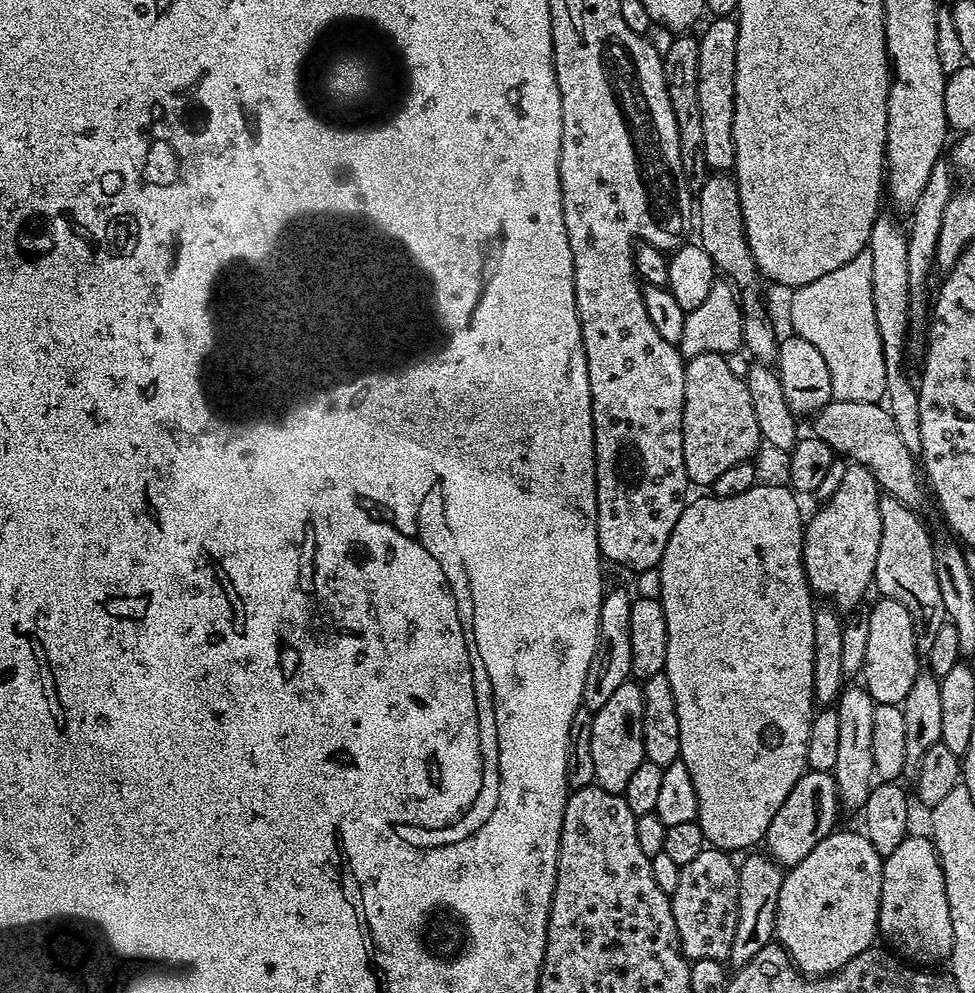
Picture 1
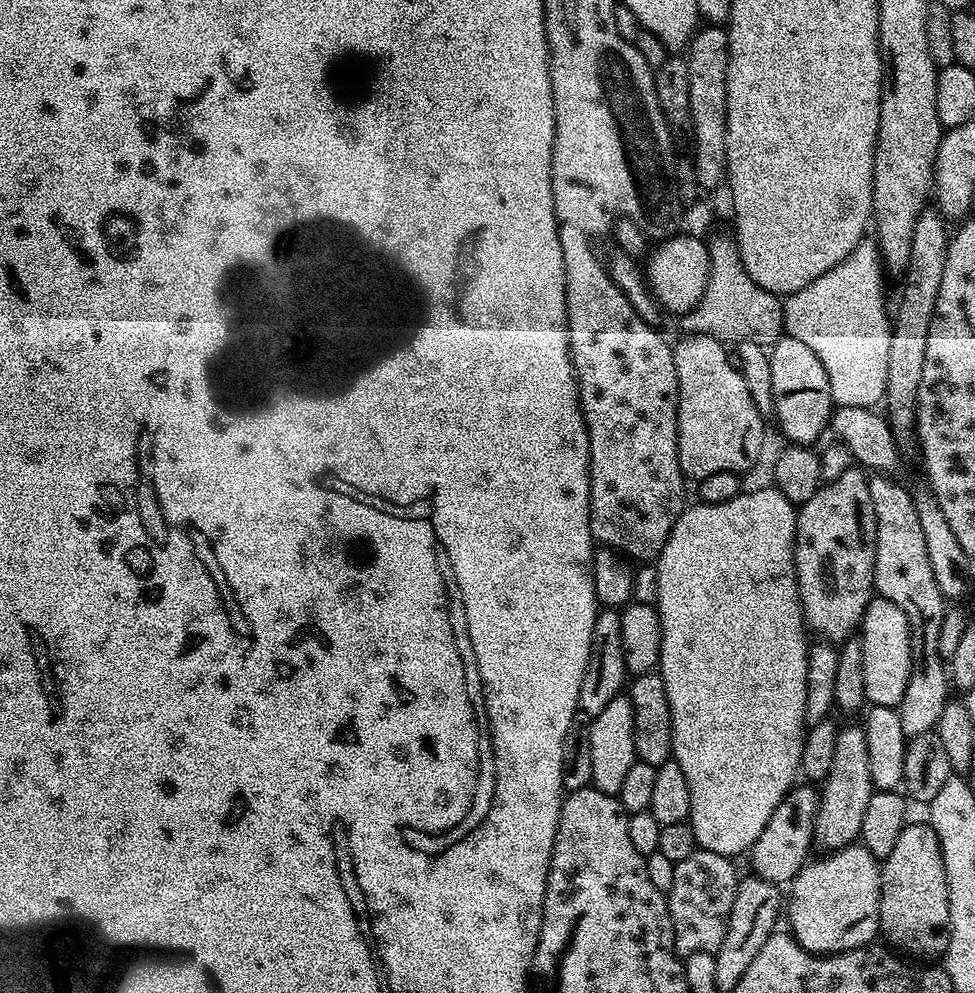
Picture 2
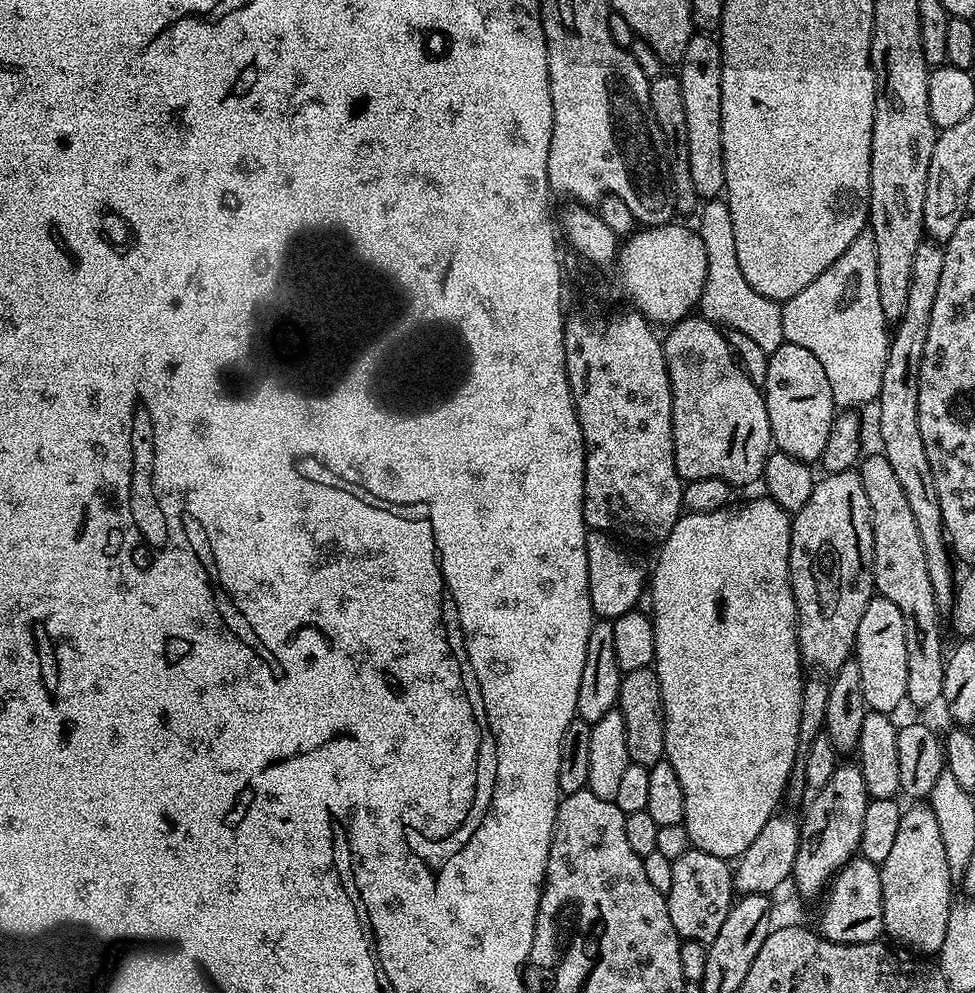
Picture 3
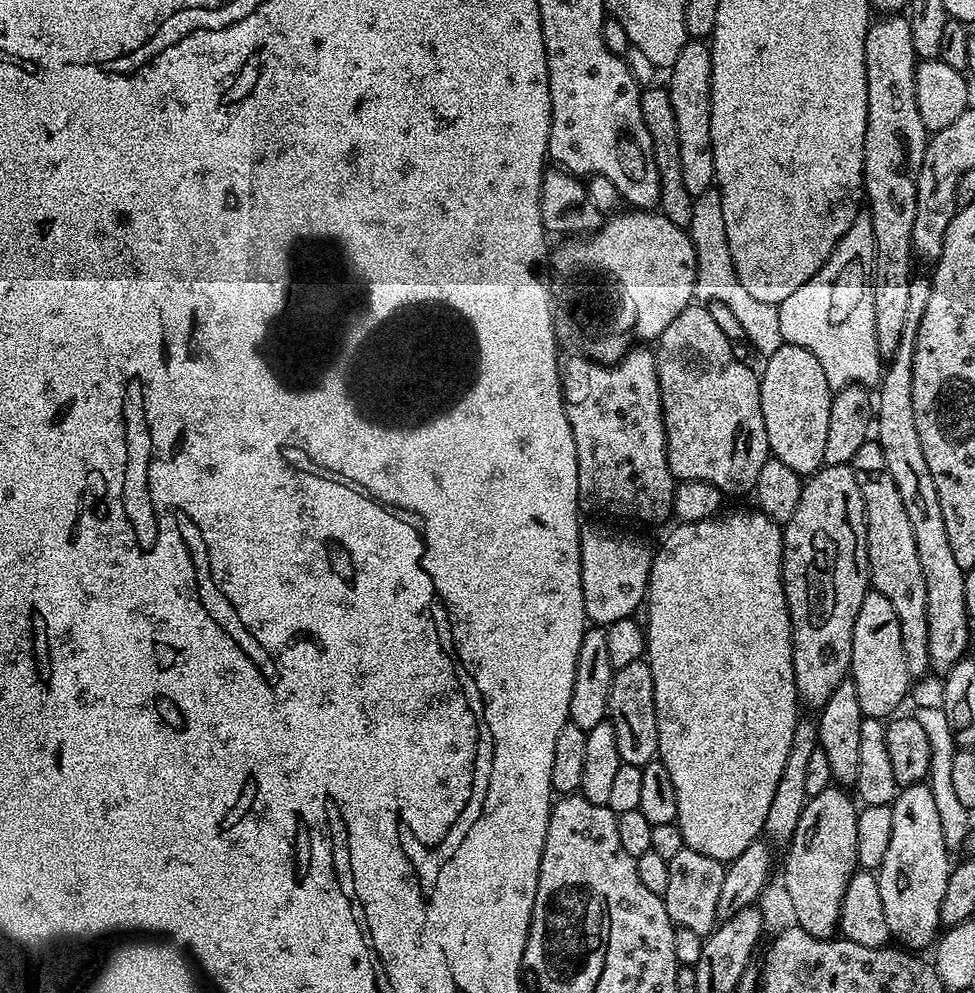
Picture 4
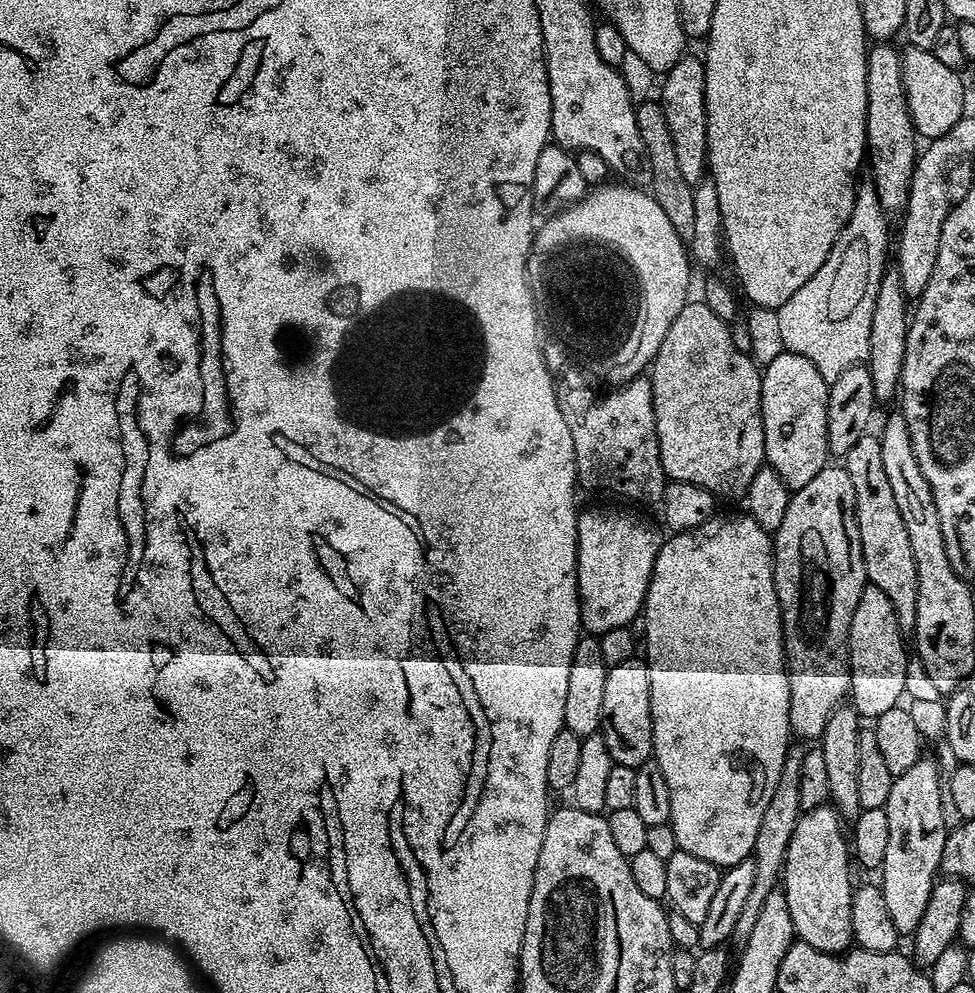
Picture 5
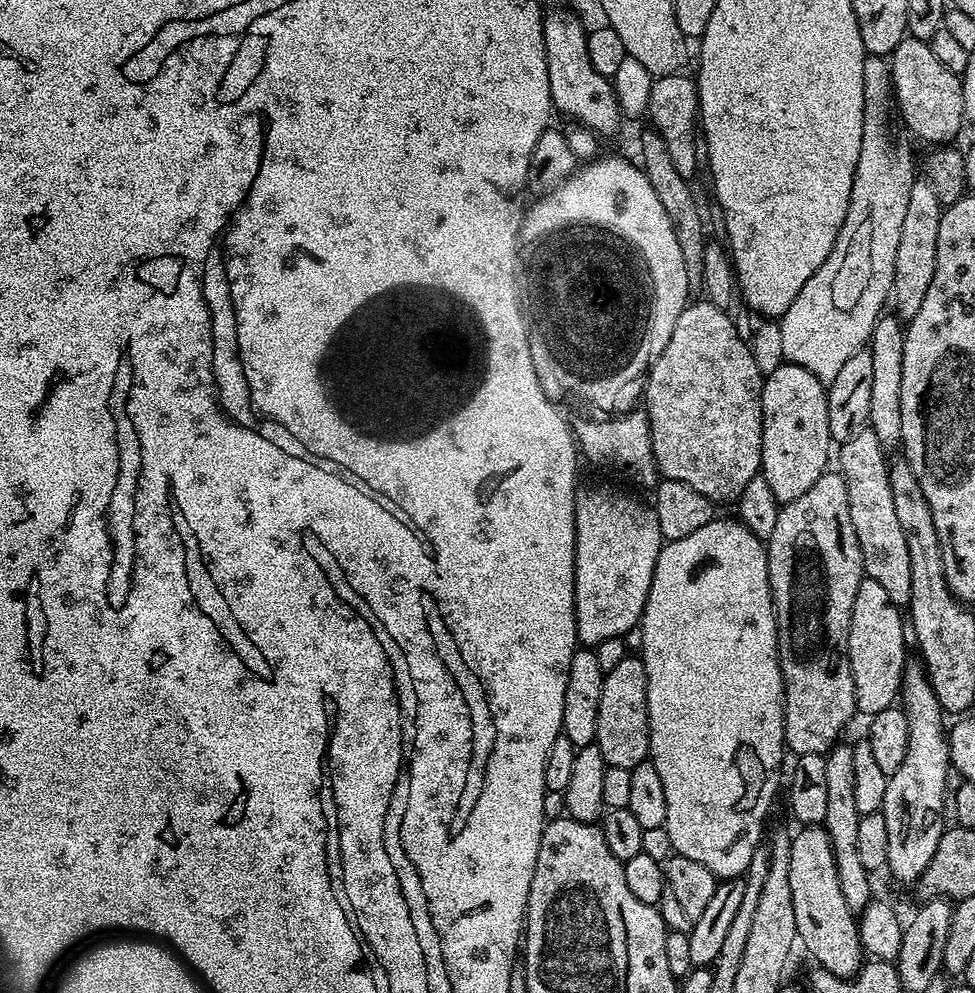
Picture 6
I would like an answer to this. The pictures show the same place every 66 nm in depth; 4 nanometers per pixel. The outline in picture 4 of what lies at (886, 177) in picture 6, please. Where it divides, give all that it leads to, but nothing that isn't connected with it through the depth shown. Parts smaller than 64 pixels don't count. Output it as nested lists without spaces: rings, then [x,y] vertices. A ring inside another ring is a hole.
[[[861,214],[856,217],[850,230],[846,230],[846,234],[837,242],[836,249],[830,254],[828,261],[820,267],[818,274],[814,274],[812,280],[798,286],[798,290],[794,290],[794,294],[790,294],[790,298],[786,298],[778,306],[784,343],[802,346],[813,352],[818,362],[822,362],[822,370],[826,370],[828,383],[836,390],[848,384],[876,386],[880,382],[882,357],[874,326],[874,290],[866,279],[866,270],[871,269],[875,262],[876,243],[872,217]]]

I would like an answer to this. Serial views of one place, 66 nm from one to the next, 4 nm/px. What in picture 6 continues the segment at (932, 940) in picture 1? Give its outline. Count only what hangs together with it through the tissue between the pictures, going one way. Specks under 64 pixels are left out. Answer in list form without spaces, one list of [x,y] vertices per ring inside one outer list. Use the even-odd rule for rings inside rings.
[[[909,663],[905,667],[899,699],[910,726],[910,742],[906,742],[902,766],[888,777],[882,811],[886,818],[886,834],[890,838],[887,871],[892,871],[894,879],[911,885],[920,879],[926,866],[930,866],[930,858],[934,858],[934,850],[938,850],[938,842],[944,833],[943,808],[944,797],[950,789],[950,765],[946,720],[944,724],[946,716],[927,672],[919,663]]]

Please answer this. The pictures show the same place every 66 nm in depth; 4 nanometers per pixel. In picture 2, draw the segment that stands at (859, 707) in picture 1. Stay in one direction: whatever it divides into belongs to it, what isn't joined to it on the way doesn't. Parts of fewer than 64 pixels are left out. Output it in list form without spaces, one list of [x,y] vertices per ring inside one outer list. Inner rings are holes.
[[[863,723],[843,725],[838,734],[838,746],[834,746],[830,774],[822,781],[822,787],[818,792],[820,805],[812,834],[815,847],[824,848],[820,850],[830,853],[857,843],[862,830],[862,817],[866,814],[866,805],[870,803],[873,791],[870,778],[870,754],[866,750]]]

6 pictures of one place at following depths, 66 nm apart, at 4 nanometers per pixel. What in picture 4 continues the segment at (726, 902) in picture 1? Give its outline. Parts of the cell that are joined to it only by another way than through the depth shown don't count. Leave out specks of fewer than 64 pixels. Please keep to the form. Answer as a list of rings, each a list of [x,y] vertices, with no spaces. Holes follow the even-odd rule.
[[[685,846],[667,860],[670,870],[670,882],[664,891],[666,914],[670,914],[676,928],[694,930],[700,937],[705,937],[717,927],[716,911],[718,897],[722,895],[725,861],[710,858],[706,854],[698,854],[698,850]]]

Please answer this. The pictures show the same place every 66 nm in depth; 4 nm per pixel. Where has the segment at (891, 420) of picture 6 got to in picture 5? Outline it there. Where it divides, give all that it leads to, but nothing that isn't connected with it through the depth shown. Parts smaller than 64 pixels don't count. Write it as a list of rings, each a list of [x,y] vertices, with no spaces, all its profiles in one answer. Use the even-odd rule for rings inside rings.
[[[892,266],[885,271],[882,282],[878,286],[874,314],[870,314],[870,350],[866,363],[870,370],[870,378],[874,378],[874,394],[877,405],[884,406],[884,404],[890,403],[895,396],[897,399],[900,392],[909,323],[910,300],[905,296],[900,285],[899,269]]]

